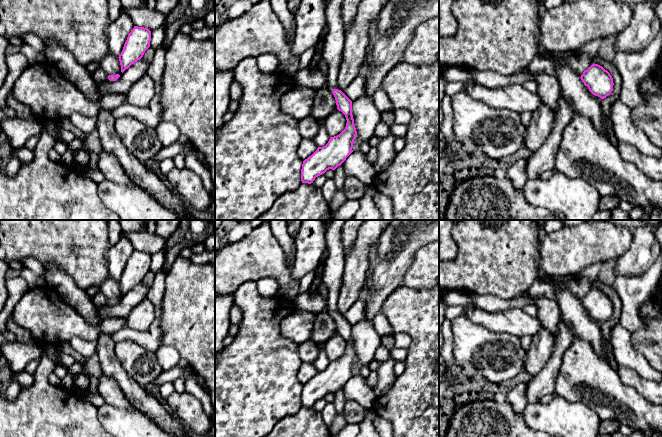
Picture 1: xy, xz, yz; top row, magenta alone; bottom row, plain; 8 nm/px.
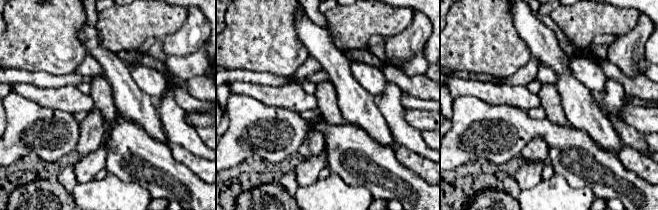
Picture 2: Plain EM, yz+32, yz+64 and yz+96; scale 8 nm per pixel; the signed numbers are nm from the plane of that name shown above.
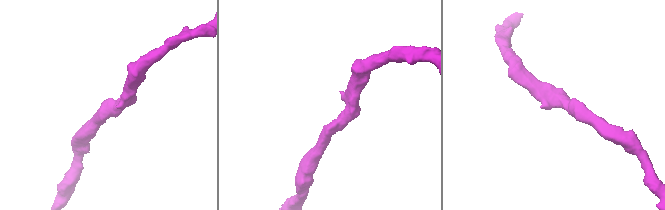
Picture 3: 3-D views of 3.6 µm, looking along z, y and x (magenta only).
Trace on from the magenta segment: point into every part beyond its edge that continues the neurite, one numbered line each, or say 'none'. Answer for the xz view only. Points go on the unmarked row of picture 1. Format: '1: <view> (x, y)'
1: xz (333, 272)

